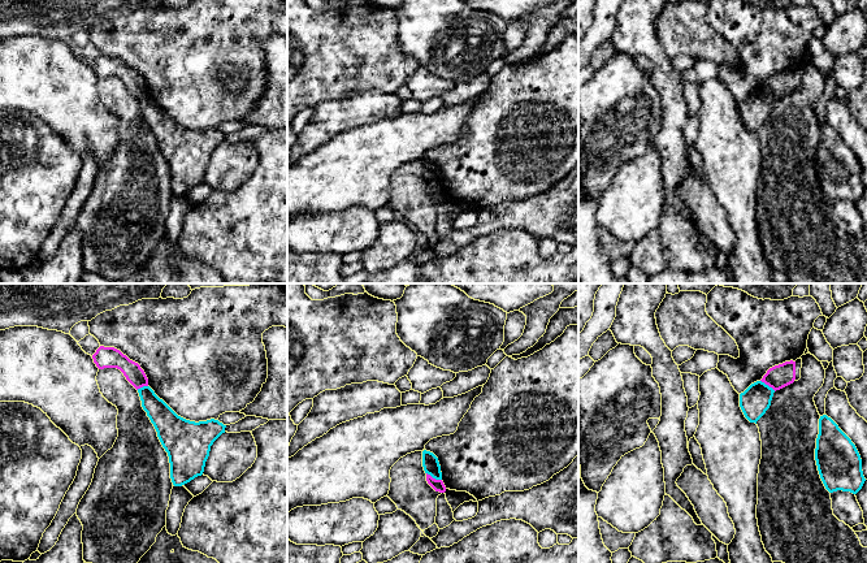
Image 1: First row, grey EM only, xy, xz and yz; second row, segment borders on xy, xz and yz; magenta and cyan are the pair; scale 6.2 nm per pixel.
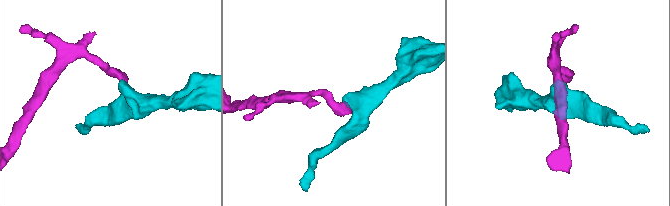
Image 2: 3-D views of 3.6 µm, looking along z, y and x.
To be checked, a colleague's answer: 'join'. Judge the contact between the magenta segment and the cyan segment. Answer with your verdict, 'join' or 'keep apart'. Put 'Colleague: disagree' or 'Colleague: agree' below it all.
keep apart
Colleague: disagree

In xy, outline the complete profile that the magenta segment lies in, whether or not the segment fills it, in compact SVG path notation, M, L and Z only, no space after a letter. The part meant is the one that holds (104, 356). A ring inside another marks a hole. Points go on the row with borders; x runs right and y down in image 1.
M100 346L92 355L94 363L99 369L117 368L126 380L138 390L143 386L148 386L148 378L140 365L130 360L120 350L114 347Z

